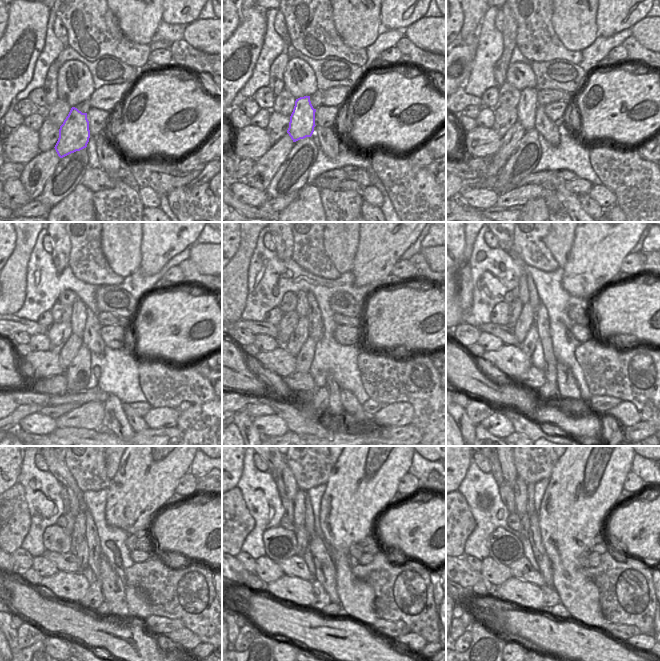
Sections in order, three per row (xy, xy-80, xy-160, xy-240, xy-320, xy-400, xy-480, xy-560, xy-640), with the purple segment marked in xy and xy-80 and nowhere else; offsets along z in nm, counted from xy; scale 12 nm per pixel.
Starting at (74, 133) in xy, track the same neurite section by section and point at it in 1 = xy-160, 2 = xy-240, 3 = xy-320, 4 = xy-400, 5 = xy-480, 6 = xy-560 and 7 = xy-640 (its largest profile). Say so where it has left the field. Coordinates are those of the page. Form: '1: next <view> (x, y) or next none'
1: next xy-160 (527, 106)
2: next xy-240 (78, 317)
3: next xy-320 (302, 306)
4: next xy-400 (523, 289)
5: next xy-480 (74, 506)
6: next xy-560 (289, 481)
7: next xy-640 (509, 471)

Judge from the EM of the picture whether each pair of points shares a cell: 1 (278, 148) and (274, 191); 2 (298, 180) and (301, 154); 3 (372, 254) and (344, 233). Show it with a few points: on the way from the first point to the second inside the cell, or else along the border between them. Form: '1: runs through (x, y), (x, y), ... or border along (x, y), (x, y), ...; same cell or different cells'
1: border along (289, 152), (265, 190); different cells
2: runs through (298, 174), (298, 162), (300, 160); same cell
3: border along (359, 232), (358, 247), (352, 266); different cells

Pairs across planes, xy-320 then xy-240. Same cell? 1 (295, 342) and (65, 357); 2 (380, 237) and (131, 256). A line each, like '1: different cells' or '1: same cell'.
1: same cell
2: different cells

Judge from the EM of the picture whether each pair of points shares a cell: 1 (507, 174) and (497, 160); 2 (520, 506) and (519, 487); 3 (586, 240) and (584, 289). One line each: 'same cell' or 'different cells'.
1: different cells
2: same cell
3: same cell

